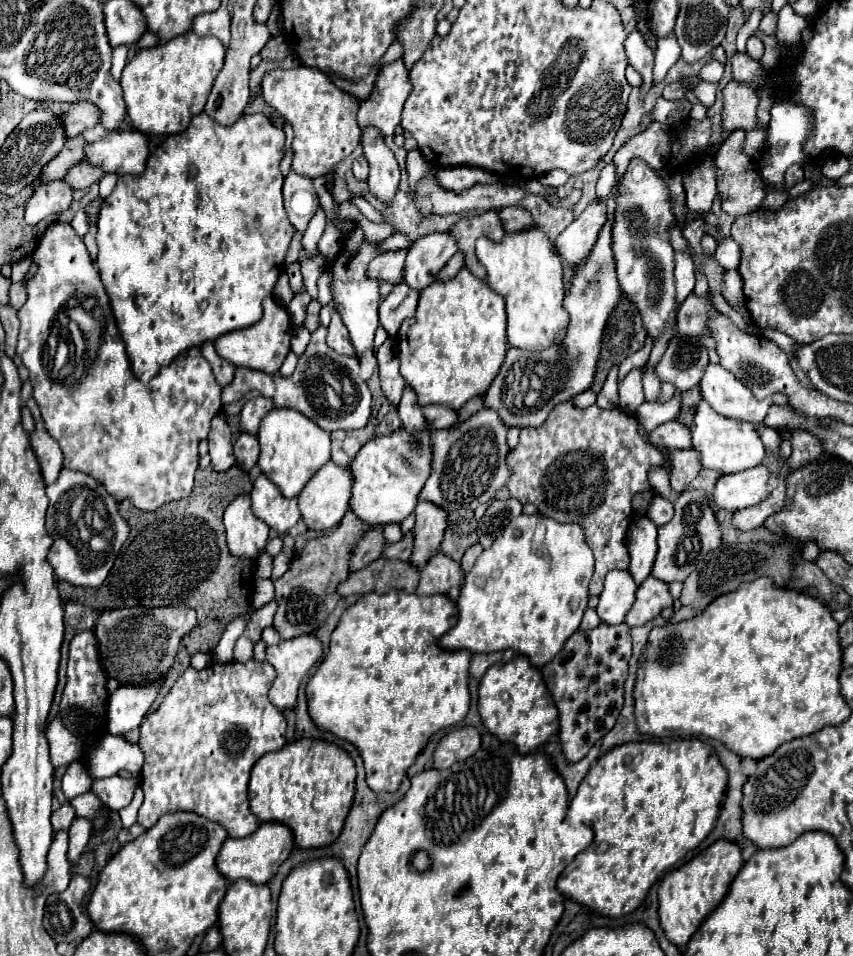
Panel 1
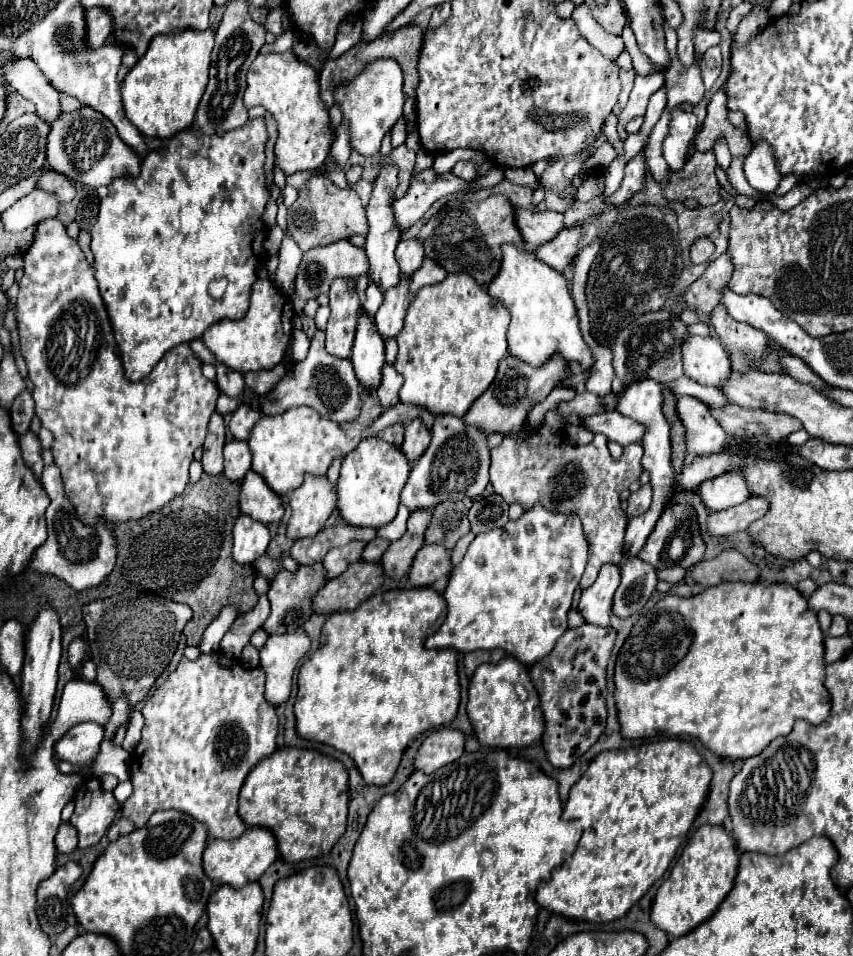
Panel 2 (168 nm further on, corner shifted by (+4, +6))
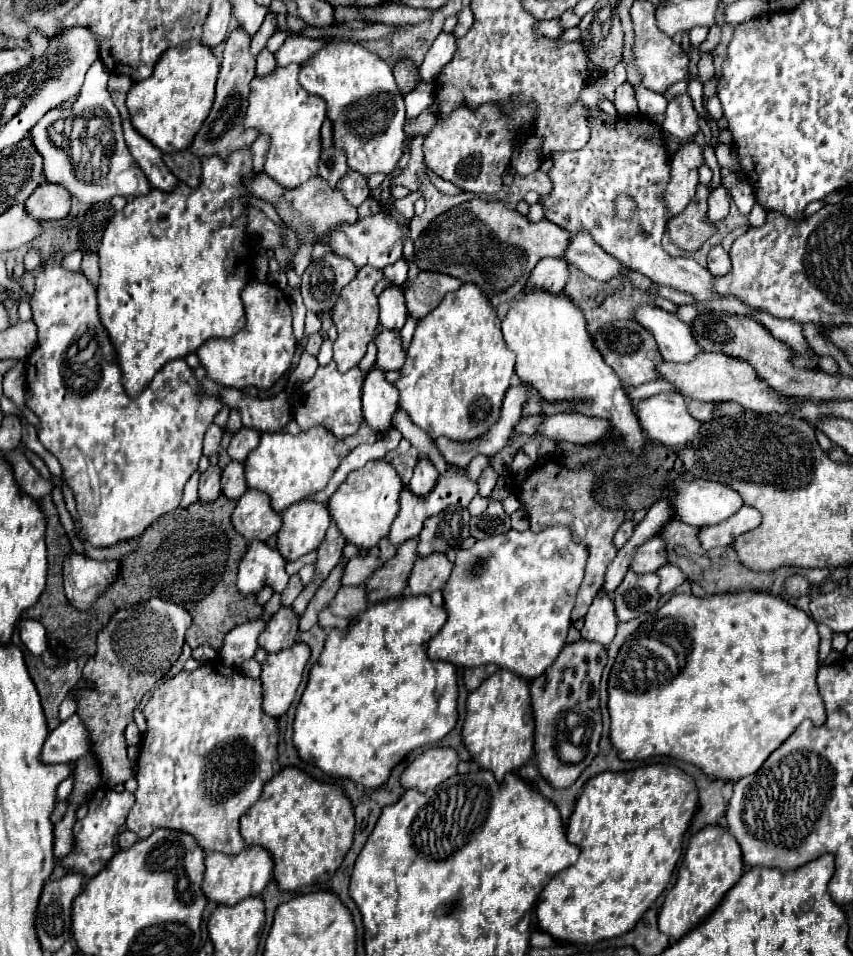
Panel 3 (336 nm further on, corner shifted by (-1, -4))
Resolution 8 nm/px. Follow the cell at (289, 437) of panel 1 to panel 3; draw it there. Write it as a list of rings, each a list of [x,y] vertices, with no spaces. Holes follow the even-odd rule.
[[[313,427],[301,435],[291,433],[265,433],[259,445],[245,459],[245,481],[249,489],[257,489],[269,495],[273,511],[281,513],[285,507],[307,499],[327,487],[333,471],[339,465],[335,455],[337,439],[323,427]]]

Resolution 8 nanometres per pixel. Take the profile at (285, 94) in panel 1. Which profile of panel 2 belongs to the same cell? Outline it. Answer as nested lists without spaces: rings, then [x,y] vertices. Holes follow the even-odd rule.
[[[294,51],[258,55],[248,69],[244,105],[262,105],[278,121],[278,141],[274,153],[276,165],[286,175],[292,175],[296,171],[320,169],[324,165],[324,159],[328,157],[334,141],[332,119],[328,115],[324,101],[320,99],[318,71],[312,65],[308,65],[308,61],[298,59]]]

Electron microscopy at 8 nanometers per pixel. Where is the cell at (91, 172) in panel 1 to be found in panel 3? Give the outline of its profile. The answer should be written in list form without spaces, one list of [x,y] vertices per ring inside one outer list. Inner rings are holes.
[[[41,185],[29,199],[23,203],[25,211],[29,217],[37,221],[55,221],[55,219],[65,219],[71,209],[71,195],[65,191],[61,185]]]

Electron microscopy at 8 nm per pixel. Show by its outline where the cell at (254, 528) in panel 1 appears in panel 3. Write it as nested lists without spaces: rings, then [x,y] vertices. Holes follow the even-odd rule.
[[[253,541],[245,559],[239,563],[237,589],[243,595],[257,595],[263,587],[271,587],[281,593],[287,587],[289,575],[285,571],[285,559],[279,551],[273,551],[261,541]]]

